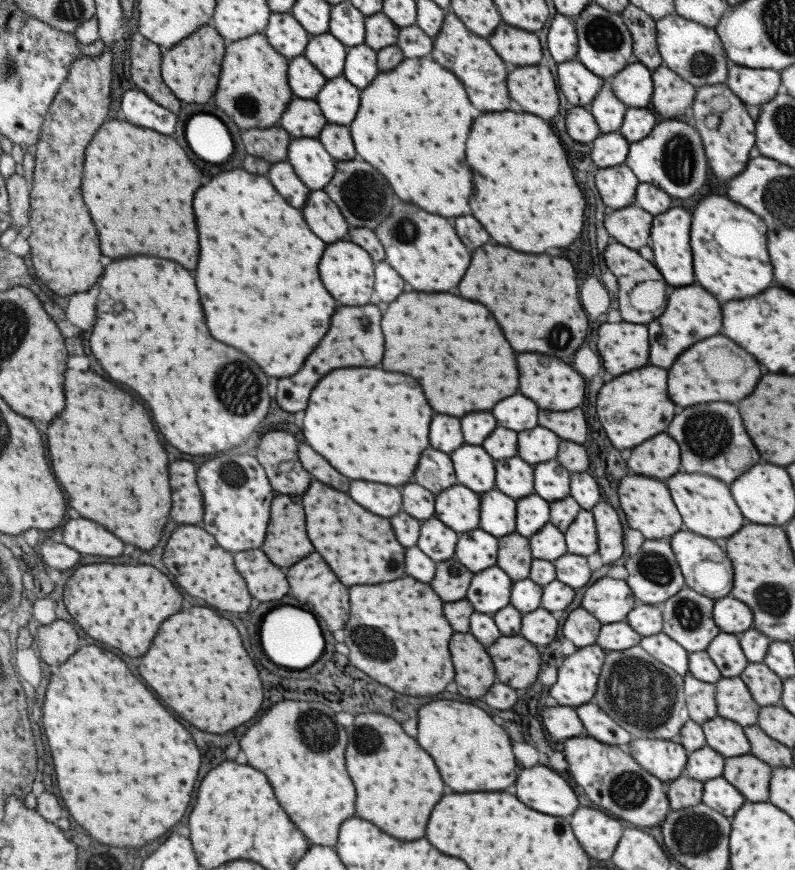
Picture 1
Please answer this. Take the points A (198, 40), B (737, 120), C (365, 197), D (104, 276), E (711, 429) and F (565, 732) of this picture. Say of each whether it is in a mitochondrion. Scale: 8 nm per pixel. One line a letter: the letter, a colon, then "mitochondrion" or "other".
A: other
B: other
C: mitochondrion
D: other
E: mitochondrion
F: other

